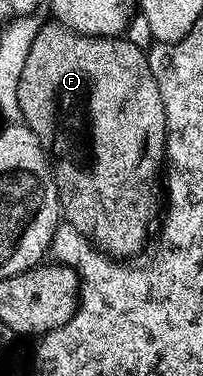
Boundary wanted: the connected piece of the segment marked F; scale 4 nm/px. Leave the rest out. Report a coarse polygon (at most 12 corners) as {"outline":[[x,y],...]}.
{"outline":[[39,26],[17,80],[62,217],[134,259],[167,152],[126,36]]}

